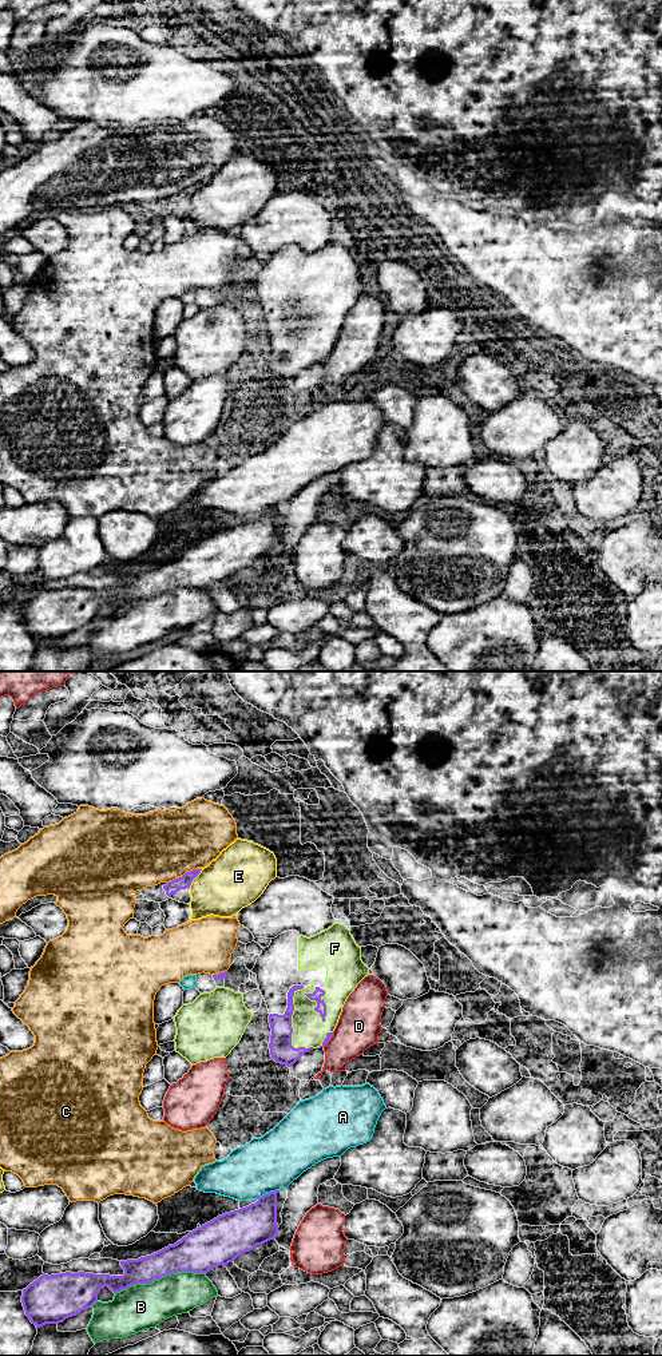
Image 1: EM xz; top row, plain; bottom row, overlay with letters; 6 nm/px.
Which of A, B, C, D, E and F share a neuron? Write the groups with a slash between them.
A / B / C / D / E / F

